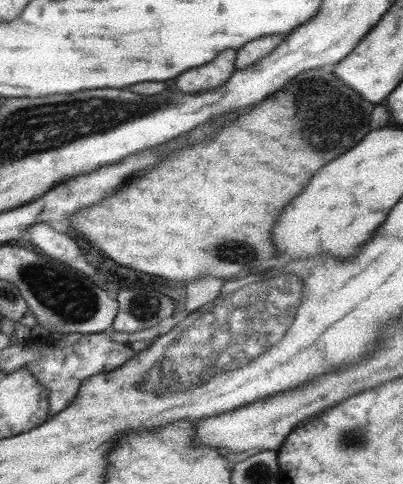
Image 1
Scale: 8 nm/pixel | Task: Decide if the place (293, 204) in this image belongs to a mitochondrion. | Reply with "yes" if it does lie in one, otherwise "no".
no

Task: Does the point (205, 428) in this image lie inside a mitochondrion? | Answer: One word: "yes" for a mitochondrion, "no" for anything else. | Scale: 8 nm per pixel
no

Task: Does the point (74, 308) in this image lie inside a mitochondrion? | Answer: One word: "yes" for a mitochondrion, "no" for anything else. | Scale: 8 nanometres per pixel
yes

